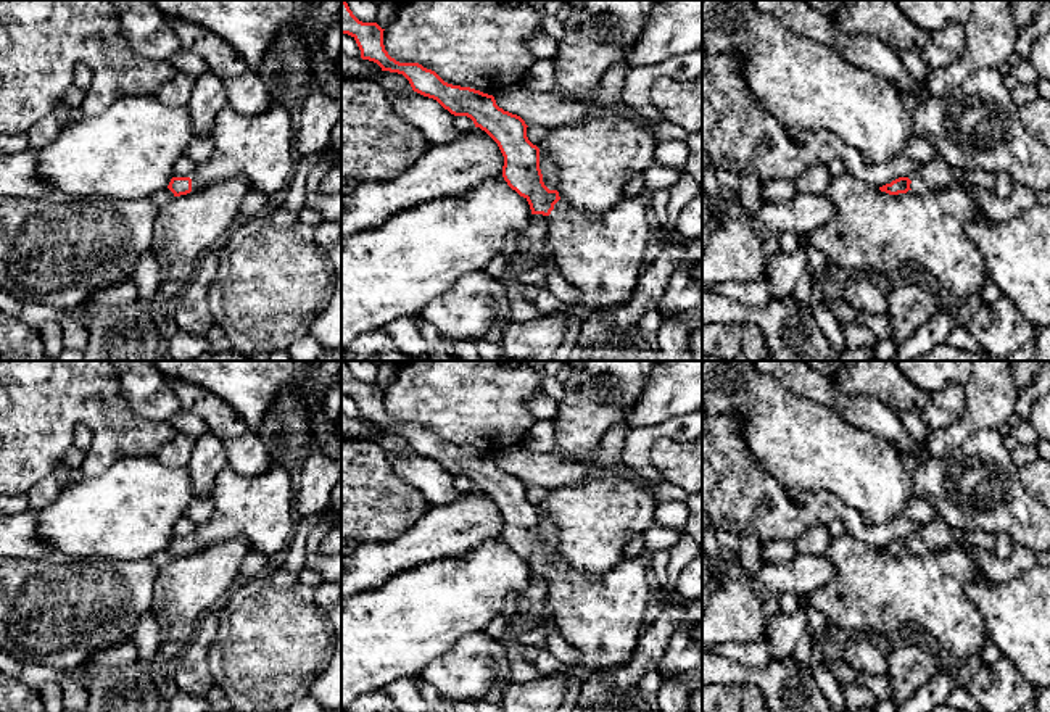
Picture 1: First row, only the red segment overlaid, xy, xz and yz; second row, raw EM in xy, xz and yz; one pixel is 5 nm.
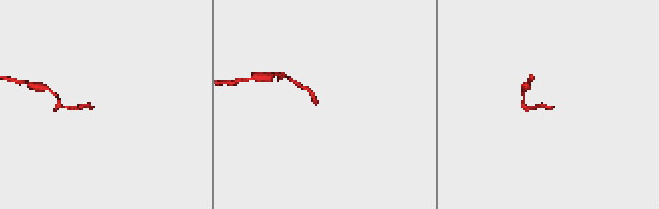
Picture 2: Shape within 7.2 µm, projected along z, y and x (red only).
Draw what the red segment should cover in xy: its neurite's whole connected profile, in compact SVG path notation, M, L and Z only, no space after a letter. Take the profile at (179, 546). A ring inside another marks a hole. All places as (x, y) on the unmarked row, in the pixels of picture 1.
M275 454L271 469L258 475L240 475L225 464L214 480L211 519L196 525L190 538L172 538L167 549L180 557L242 536L251 551L271 557L293 535L295 496L295 482Z

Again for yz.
M942 519L923 524L910 538L899 538L879 548L889 556L915 553L934 553L963 543L966 530L952 528Z

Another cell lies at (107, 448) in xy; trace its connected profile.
M0 361L0 495L26 495L47 477L66 488L74 472L63 456L77 425L85 425L93 440L79 470L85 477L101 475L126 456L156 456L177 435L167 420L150 420L129 408L116 361Z

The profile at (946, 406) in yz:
M949 383L944 388L929 393L929 403L920 416L929 428L939 430L955 424L963 411L965 388L958 383Z

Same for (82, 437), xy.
M77 425L74 430L72 445L87 453L90 449L92 441L92 432L85 425Z

